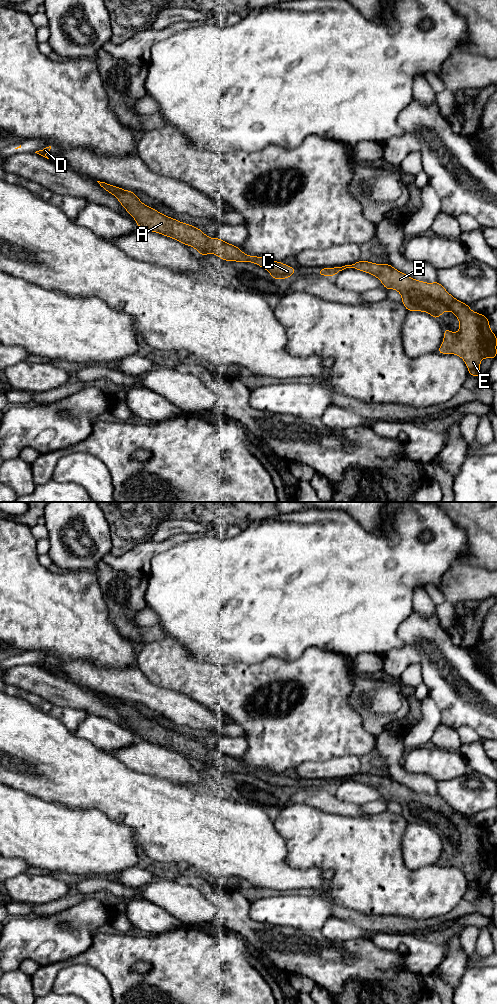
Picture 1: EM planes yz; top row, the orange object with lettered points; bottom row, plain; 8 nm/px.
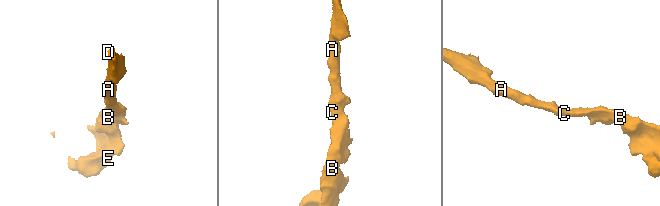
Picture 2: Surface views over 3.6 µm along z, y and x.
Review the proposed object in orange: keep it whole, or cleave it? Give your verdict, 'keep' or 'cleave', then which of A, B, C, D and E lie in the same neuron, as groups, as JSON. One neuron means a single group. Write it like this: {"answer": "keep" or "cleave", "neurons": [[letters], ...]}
{"answer": "keep", "neurons": [["A", "B", "C", "D", "E"]]}

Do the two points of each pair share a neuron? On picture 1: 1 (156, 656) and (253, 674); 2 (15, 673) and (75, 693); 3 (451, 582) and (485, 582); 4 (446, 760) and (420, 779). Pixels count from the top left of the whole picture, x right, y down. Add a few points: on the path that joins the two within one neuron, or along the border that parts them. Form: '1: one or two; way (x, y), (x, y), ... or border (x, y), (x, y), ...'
1: one; way (180, 671), (186, 675), (229, 675)
2: one; way (30, 677), (60, 691)
3: one; way (459, 582), (477, 582)
4: two; border (404, 768), (411, 773), (425, 773), (436, 782)

